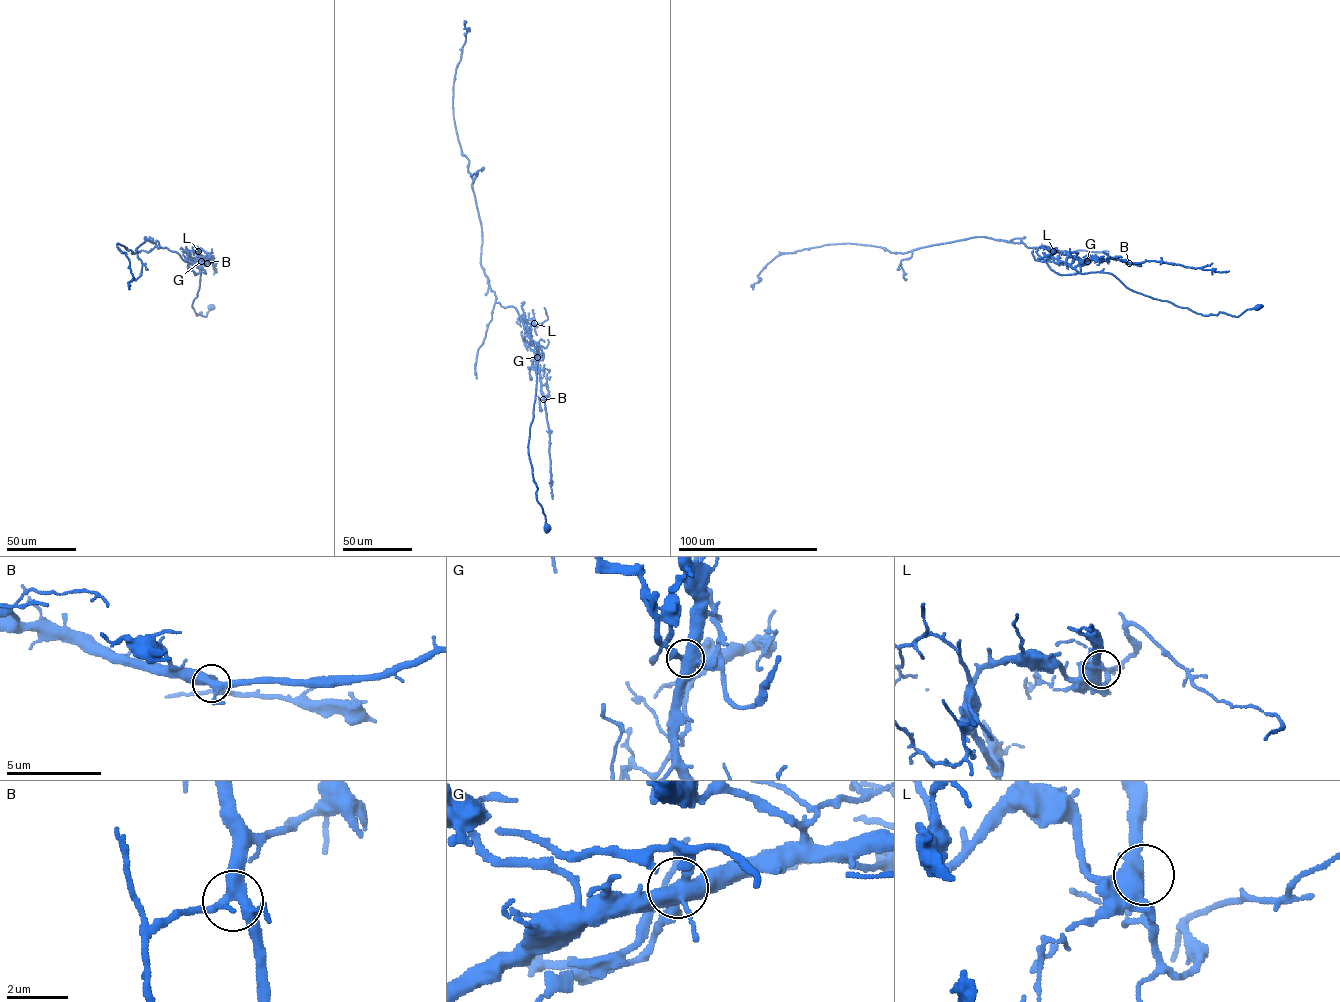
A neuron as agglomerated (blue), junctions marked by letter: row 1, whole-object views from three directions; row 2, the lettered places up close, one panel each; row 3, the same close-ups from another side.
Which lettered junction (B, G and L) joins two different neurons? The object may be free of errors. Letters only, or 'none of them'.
G

